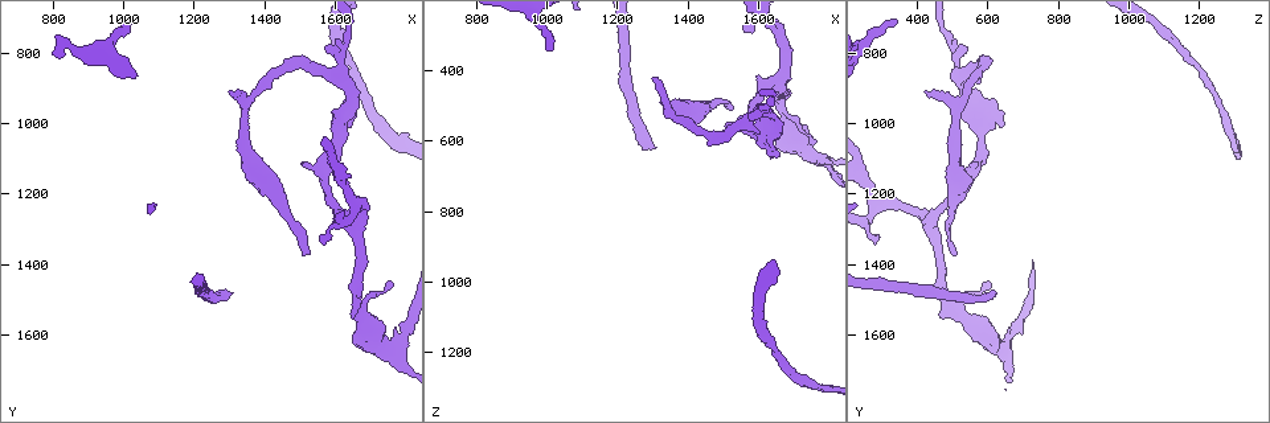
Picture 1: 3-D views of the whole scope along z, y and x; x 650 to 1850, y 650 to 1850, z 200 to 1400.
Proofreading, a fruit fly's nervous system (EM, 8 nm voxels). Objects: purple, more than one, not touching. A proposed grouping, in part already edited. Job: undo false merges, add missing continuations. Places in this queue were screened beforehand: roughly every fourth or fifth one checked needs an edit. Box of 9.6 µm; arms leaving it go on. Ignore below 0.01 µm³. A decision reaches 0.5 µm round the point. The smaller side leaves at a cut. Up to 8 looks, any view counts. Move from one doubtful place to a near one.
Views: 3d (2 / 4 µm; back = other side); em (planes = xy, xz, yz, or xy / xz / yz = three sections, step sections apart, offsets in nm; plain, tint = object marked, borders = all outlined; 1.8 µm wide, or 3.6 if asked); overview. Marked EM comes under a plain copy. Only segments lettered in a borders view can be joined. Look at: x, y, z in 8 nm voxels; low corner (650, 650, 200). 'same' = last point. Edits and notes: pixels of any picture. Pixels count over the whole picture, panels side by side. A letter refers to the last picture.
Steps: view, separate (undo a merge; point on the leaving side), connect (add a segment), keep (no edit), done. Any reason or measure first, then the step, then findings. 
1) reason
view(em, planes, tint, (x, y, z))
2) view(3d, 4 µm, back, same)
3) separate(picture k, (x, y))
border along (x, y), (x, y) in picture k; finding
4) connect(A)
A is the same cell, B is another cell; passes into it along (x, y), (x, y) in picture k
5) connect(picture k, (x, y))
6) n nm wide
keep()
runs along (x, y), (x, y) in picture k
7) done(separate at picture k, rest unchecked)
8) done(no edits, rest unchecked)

free end
view(em, xy, step 4, tint, (1300, 1480, 620))

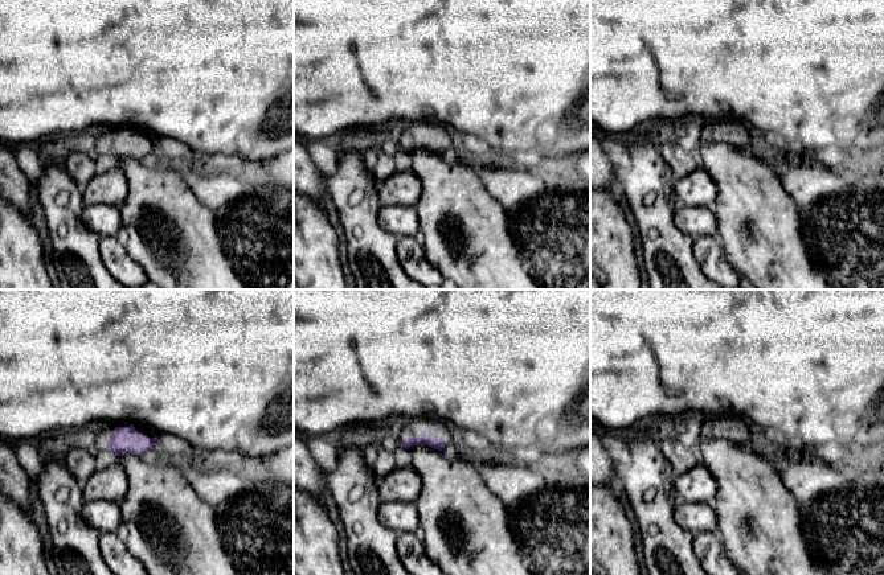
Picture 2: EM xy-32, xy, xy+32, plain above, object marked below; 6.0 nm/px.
cut it another way
view(em, planes, borders, same)

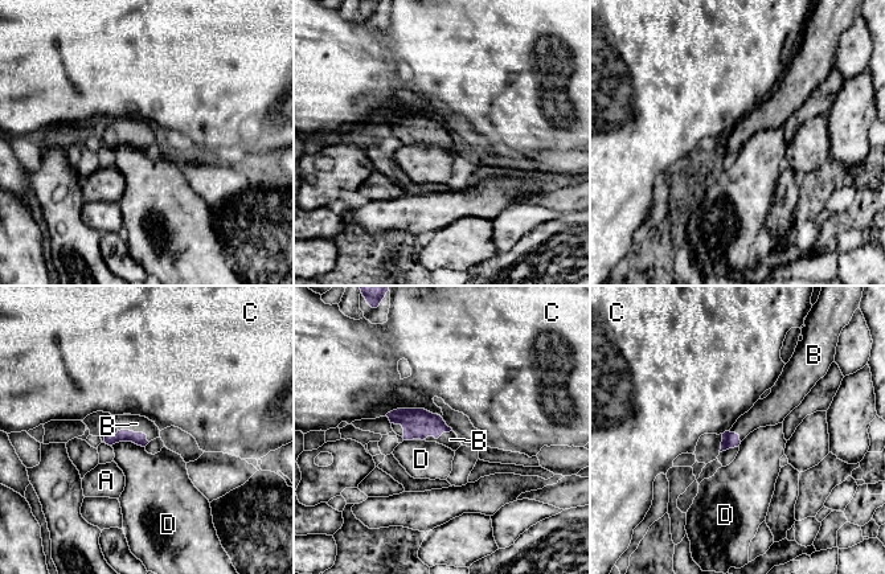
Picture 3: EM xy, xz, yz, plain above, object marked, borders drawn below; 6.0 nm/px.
C touches over 340 nm
connect(B)
B is the same cell, A, C and D are other cells; passes into it along (418, 423), (433, 435), (450, 439) in picture 3; the cell continues

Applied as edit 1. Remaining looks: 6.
an open end
view(3d, 2 µm, (1650, 970, 650))

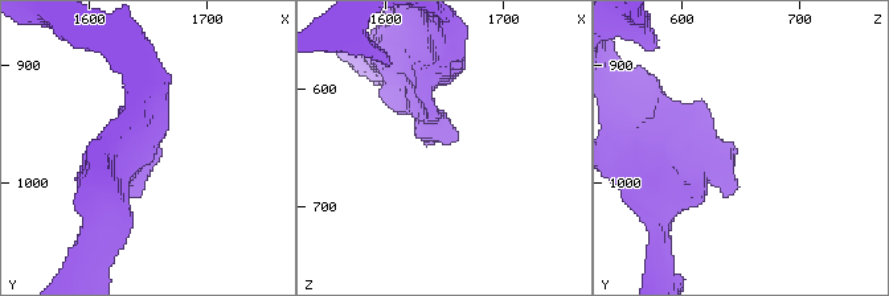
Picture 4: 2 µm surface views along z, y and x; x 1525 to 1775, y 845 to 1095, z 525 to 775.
now the EM
view(em, planes, borders, (1654, 970, 646))

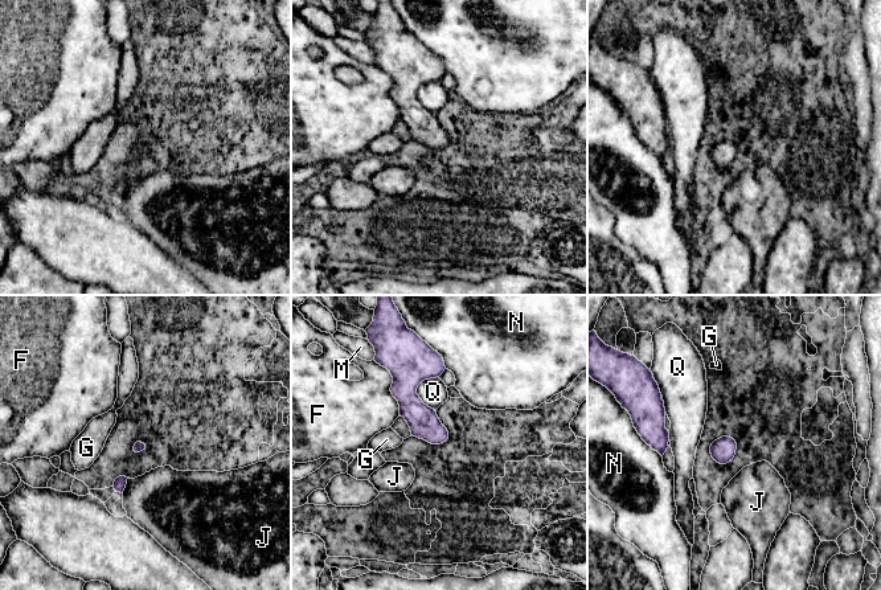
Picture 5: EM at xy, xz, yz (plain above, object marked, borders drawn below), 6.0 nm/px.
keep()
F, G, J, M, N and Q are other cells; border along (128, 478), (122, 492) in picture 5; none of them fits

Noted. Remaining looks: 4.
done(connect at picture 3, rest unchecked)

